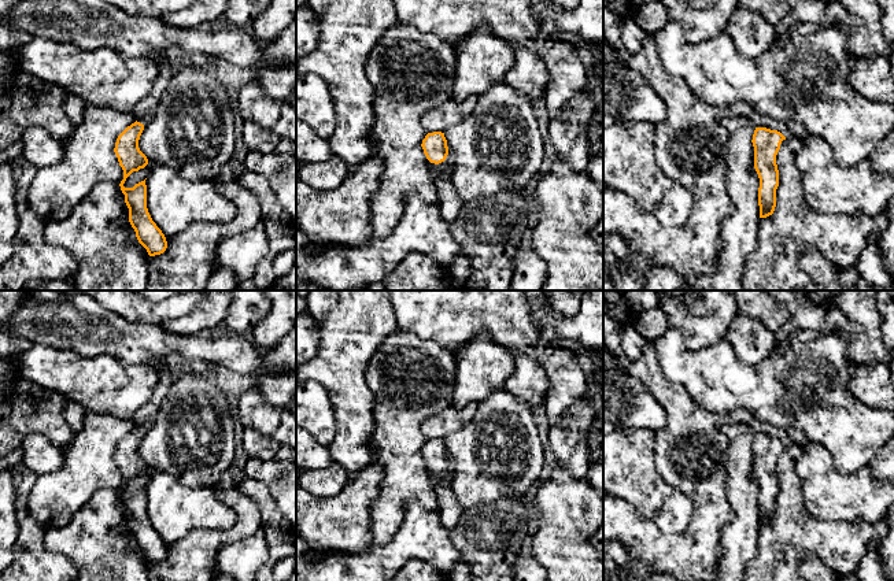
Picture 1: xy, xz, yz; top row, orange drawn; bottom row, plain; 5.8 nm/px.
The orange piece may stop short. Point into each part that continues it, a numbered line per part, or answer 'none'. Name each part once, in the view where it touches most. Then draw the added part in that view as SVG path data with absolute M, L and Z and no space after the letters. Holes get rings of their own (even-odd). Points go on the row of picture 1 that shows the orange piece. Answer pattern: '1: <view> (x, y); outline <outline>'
1: xz (446, 166); outline M451 153L447 155L444 162L439 163L439 170L442 173L452 175L452 155Z

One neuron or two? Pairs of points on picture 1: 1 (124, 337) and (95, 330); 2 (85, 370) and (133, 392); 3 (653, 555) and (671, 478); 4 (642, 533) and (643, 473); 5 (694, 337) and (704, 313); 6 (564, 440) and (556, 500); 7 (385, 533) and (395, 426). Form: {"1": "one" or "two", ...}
{"1": "one", "2": "one", "3": "one", "4": "two", "5": "one", "6": "two", "7": "one"}

